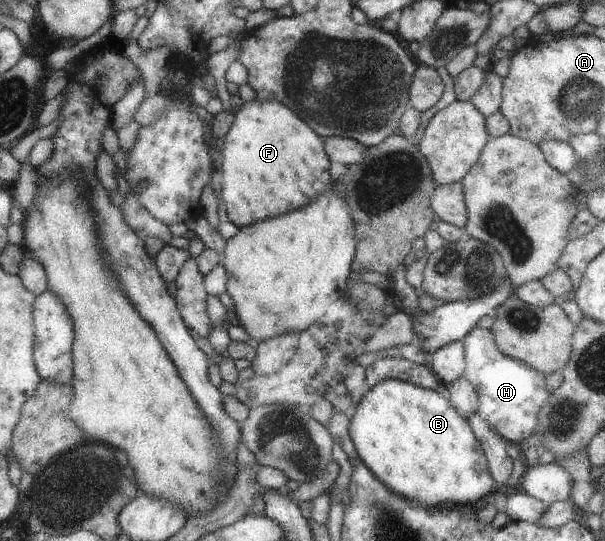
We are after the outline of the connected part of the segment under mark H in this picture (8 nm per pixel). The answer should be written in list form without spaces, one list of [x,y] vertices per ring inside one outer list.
[[[472,327],[463,342],[465,367],[461,374],[478,393],[476,414],[506,441],[519,443],[537,426],[537,412],[548,392],[544,375],[522,361],[504,356],[493,341],[490,329]]]

